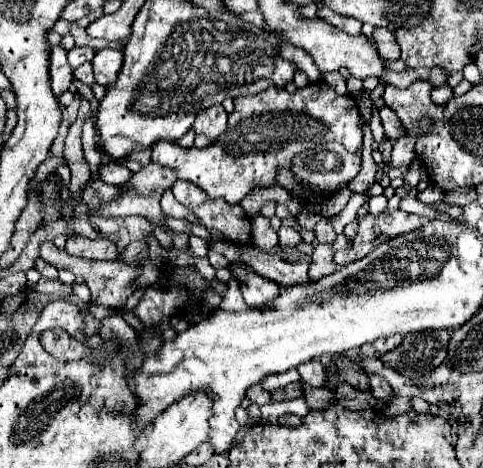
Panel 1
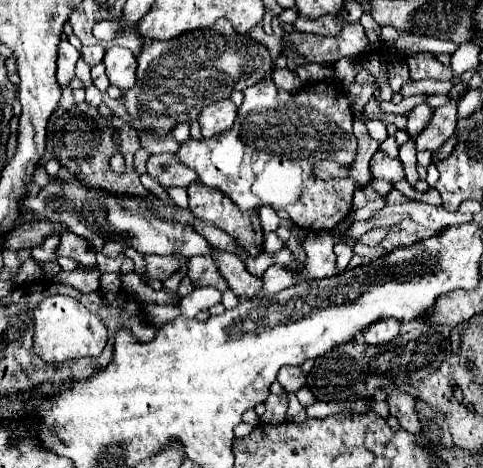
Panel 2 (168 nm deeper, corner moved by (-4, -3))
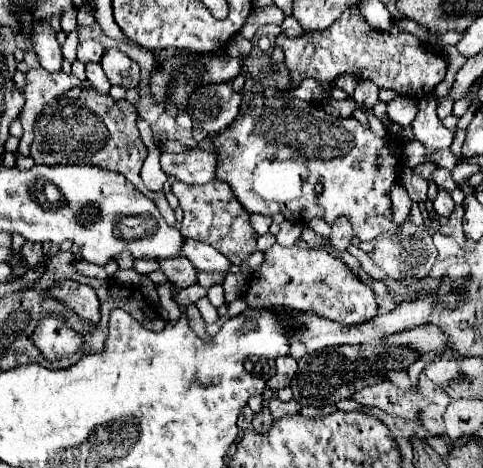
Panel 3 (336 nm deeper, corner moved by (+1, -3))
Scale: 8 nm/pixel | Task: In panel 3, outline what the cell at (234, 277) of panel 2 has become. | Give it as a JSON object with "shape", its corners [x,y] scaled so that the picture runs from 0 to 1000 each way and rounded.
{"shape":[[[381,511],[381,528],[373,541],[381,541],[381,549],[393,553],[410,579],[468,579],[476,566],[476,558],[460,541],[443,536],[443,528],[402,511]]]}

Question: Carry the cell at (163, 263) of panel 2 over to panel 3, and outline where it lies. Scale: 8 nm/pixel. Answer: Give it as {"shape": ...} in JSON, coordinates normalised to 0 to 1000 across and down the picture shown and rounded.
{"shape":[[[364,545],[360,553],[340,553],[331,558],[331,579],[348,592],[348,600],[364,613],[364,622],[393,613],[410,600],[410,579],[406,571],[377,545]]]}

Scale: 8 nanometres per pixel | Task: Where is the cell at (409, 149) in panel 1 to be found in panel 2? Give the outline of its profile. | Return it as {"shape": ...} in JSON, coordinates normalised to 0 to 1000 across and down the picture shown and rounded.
{"shape":[[[917,224],[905,229],[892,259],[880,267],[880,276],[859,293],[863,323],[905,323],[938,284],[946,267],[946,224]]]}

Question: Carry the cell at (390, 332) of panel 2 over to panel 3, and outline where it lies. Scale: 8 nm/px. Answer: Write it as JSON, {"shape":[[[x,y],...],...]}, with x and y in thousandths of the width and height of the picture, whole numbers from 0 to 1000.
{"shape":[[[567,524],[547,536],[547,562],[518,588],[513,618],[505,626],[513,656],[588,652],[617,665],[646,665],[671,682],[712,694],[741,694],[778,677],[774,622],[754,609],[700,549],[687,549],[671,532],[646,528],[584,528]]]}

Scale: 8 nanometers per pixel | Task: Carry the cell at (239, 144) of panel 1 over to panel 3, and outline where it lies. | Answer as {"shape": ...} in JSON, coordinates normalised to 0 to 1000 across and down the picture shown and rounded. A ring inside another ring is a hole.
{"shape":[[[534,203],[518,224],[513,246],[489,254],[476,276],[447,288],[443,306],[451,331],[447,374],[455,387],[468,387],[480,400],[484,417],[513,455],[584,455],[596,472],[621,476],[638,476],[646,468],[692,476],[704,459],[716,459],[733,485],[733,502],[745,515],[766,515],[795,494],[824,489],[824,481],[812,472],[807,400],[824,391],[832,310],[812,288],[803,288],[803,297],[778,293],[766,267],[749,267],[733,250],[696,254],[638,216],[584,216],[571,207],[547,212],[542,203]],[[663,387],[671,395],[671,408],[658,421],[650,400]]]}

